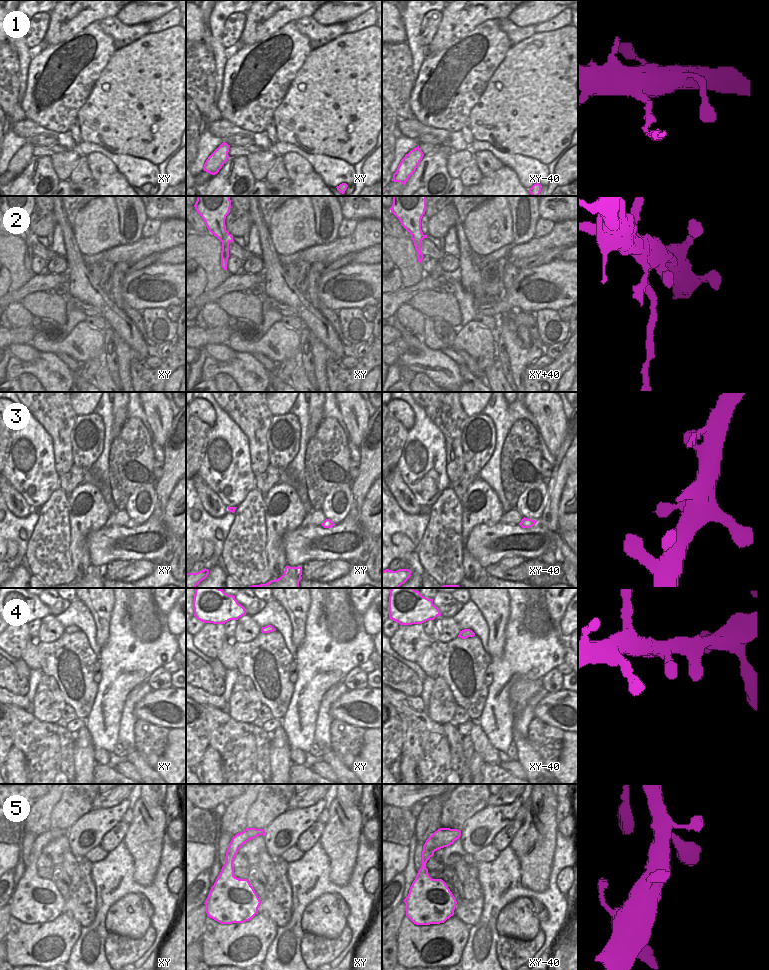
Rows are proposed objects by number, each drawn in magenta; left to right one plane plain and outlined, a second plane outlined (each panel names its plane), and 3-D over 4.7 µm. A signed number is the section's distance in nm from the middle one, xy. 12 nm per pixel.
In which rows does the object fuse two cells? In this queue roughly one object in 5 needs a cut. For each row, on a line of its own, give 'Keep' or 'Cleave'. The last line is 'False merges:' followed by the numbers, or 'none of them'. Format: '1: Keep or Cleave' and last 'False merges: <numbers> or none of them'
1: Cleave
2: Keep
3: Keep
4: Keep
5: Keep
False merges: 1

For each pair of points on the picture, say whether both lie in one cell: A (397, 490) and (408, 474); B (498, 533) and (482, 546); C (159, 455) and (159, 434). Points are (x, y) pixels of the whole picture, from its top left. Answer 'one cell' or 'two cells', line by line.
A: two cells
B: one cell
C: two cells

